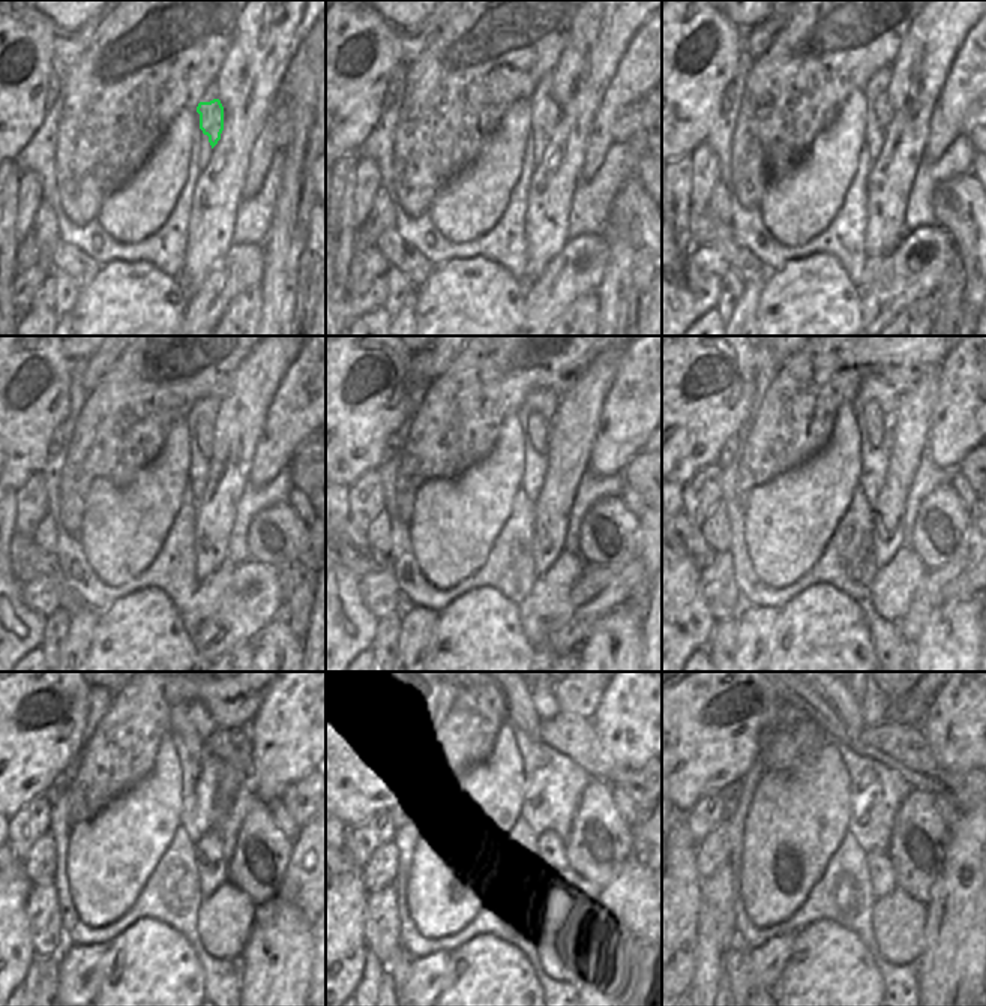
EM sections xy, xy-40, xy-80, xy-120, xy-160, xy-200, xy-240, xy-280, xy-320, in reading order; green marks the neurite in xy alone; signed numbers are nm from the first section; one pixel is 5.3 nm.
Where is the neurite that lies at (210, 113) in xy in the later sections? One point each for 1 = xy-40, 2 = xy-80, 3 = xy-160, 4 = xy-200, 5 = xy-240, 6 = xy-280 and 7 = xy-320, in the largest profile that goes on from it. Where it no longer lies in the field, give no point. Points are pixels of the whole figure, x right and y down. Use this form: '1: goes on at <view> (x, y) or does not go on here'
1: goes on at xy-40 (547, 111)
2: goes on at xy-80 (880, 108)
3: goes on at xy-160 (536, 423)
4: goes on at xy-200 (874, 417)
5: goes on at xy-240 (179, 723)
6: goes on at xy-280 (520, 714)
7: goes on at xy-320 (845, 702)

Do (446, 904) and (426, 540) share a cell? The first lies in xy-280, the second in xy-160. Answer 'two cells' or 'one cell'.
one cell

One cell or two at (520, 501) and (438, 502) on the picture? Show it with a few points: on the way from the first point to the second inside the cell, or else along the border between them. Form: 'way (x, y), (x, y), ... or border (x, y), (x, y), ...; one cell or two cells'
border (520, 488), (515, 494), (512, 510), (497, 532); two cells

